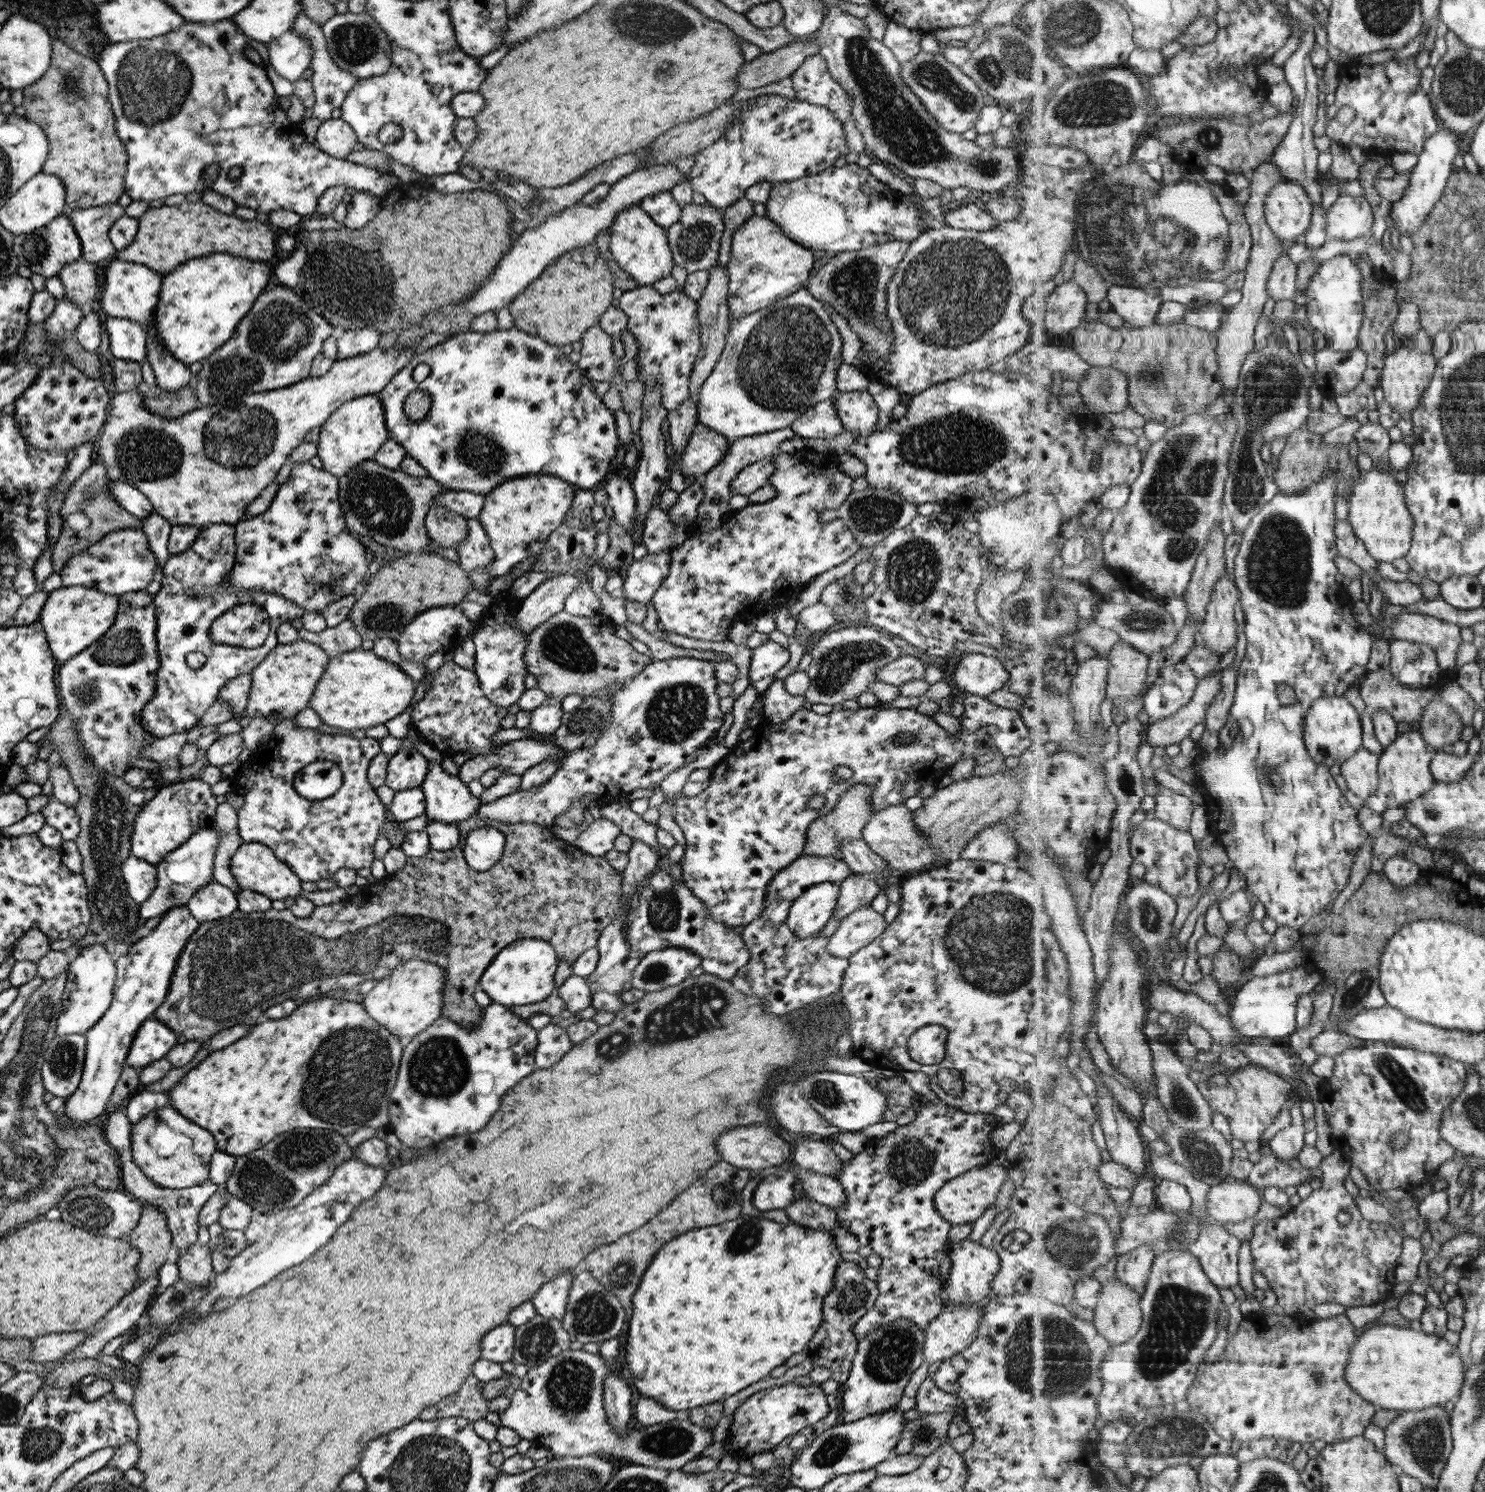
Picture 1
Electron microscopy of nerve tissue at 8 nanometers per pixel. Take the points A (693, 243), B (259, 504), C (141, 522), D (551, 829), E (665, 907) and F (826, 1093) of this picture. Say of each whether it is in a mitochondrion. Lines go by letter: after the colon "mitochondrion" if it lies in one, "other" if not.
A: mitochondrion
B: other
C: other
D: other
E: mitochondrion
F: mitochondrion

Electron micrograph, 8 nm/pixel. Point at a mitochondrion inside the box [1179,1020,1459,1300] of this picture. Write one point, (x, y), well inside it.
(1410, 1093)

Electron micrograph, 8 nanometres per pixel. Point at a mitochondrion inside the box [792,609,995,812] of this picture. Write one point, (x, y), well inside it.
(837, 665)

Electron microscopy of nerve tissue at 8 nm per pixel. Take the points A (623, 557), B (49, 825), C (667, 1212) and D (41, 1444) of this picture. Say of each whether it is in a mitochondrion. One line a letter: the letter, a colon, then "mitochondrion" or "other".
A: other
B: other
C: other
D: mitochondrion

